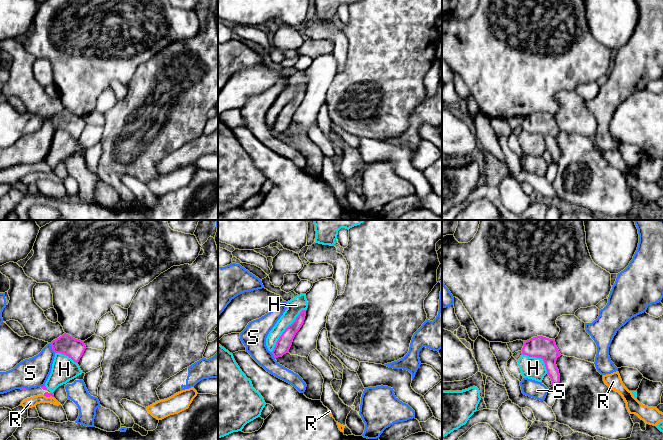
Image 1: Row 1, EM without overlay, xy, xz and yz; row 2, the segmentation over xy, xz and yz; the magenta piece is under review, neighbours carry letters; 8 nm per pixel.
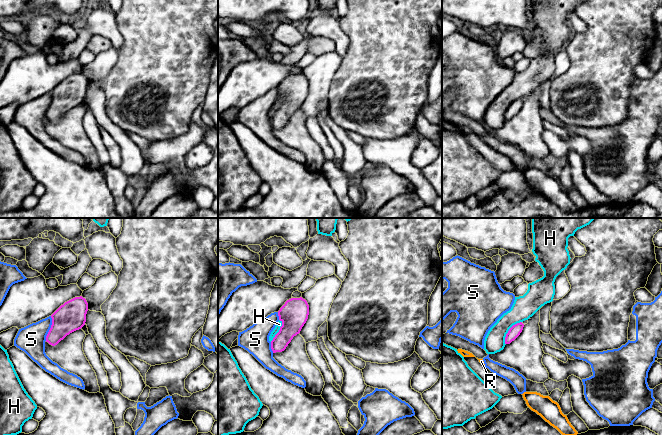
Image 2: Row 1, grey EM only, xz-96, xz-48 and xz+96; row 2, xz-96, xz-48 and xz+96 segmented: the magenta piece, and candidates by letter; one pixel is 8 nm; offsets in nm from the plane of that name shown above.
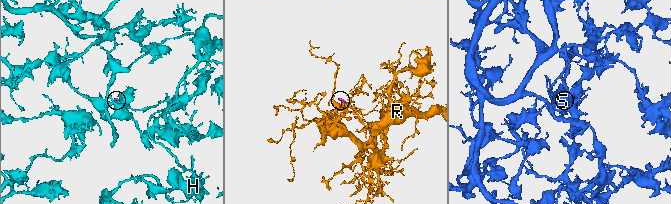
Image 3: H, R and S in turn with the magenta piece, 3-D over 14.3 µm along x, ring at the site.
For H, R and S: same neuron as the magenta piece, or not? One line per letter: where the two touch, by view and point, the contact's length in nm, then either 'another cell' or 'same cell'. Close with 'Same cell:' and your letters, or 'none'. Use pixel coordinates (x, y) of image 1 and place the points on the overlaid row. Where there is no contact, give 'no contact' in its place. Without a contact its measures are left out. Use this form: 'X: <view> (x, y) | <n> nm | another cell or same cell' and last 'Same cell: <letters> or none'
H: xz (285, 329) | 440 nm | another cell
R: xy (48, 396) | 90 nm | another cell
S: xy (52, 348) | 90 nm | another cell
Same cell: none

